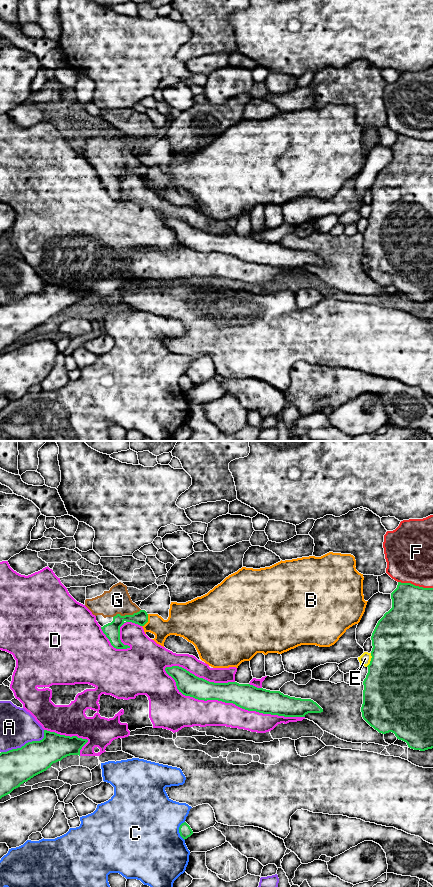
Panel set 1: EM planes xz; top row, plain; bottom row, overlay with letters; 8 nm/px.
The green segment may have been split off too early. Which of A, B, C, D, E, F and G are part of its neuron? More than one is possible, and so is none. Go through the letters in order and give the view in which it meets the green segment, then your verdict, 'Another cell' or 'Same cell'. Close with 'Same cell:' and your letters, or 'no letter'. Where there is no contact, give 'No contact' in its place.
A: Touches green in xz. Another cell
B: Touches green in xz. Another cell
C: Touches green in xz. Another cell
D: Touches green in xz. Another cell
E: Touches green in xz. Another cell
F: Touches green in xz. Another cell
G: Touches green in xz. Same cell
Same cell: G

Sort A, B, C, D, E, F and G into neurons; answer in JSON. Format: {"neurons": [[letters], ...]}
{"neurons": [["A"], ["B"], ["C"], ["D"], ["E"], ["F"], ["G"]]}

